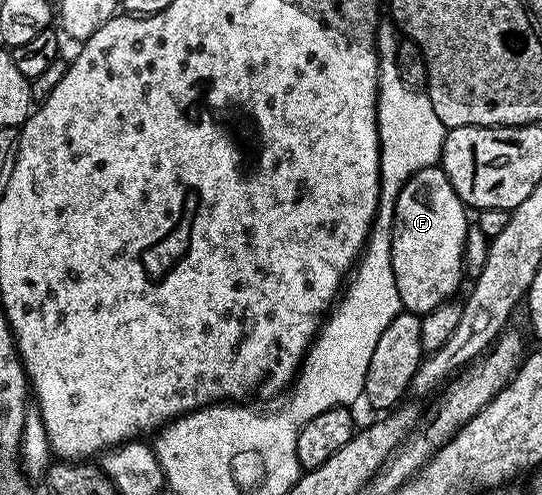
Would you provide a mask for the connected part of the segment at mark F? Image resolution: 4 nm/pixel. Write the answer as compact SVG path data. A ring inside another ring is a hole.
M437 165L427 167L410 181L398 193L398 201L394 205L394 245L392 260L394 261L394 281L398 281L398 297L403 310L419 316L434 310L438 305L449 302L452 295L460 287L460 278L464 275L464 242L468 239L468 215L464 202L454 193L444 168Z

